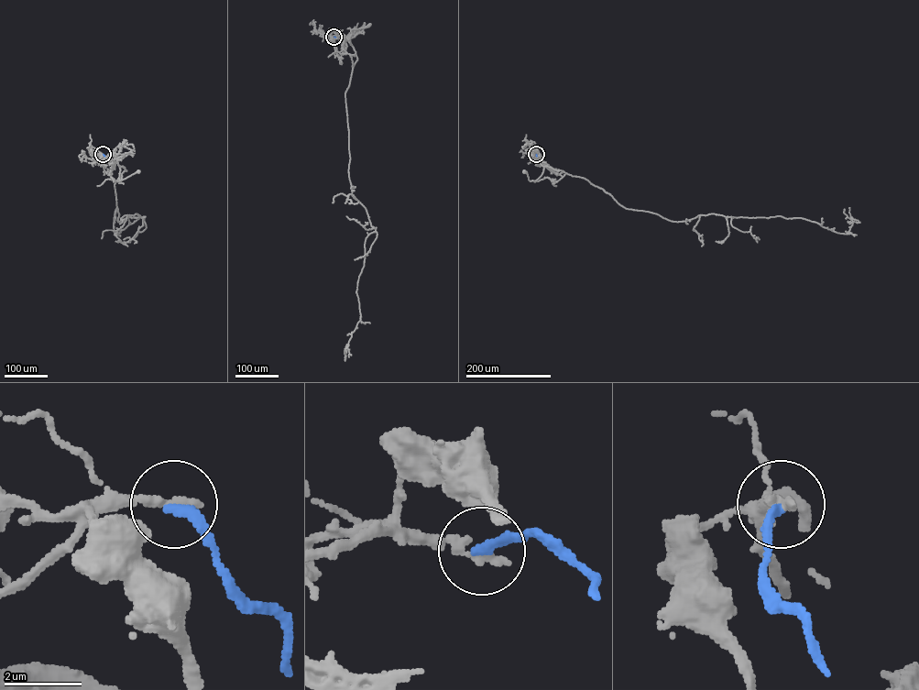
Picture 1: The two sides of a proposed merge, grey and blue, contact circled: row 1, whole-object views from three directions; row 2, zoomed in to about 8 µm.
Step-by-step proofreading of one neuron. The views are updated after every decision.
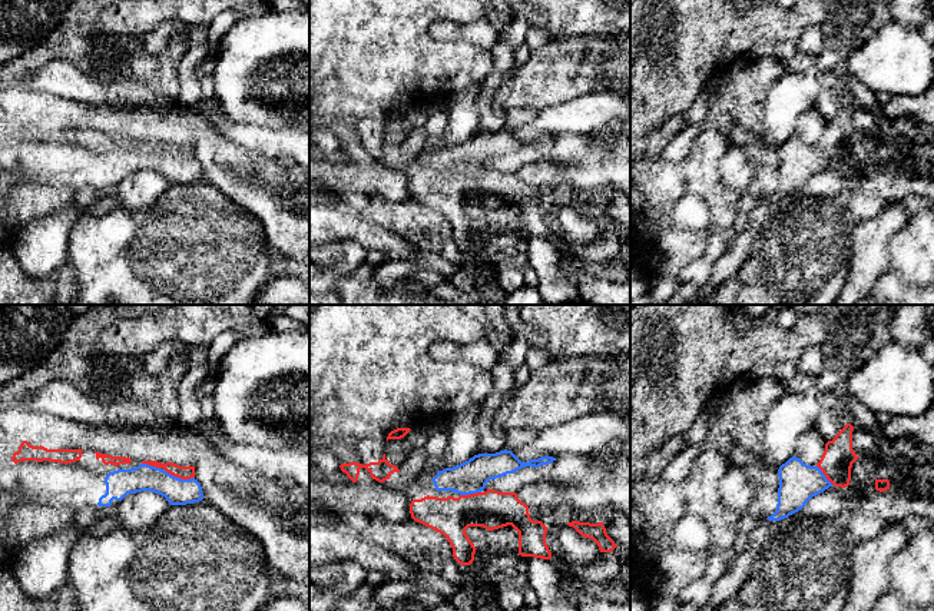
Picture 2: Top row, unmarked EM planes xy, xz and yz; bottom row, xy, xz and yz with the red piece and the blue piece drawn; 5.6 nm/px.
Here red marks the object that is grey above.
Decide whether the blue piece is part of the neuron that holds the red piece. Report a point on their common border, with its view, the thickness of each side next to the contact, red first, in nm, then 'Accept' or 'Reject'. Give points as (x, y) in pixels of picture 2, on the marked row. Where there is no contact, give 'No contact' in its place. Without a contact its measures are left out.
Touches red at xy (179, 477). Thickness 80 nm (red) against 150 nm. Accept

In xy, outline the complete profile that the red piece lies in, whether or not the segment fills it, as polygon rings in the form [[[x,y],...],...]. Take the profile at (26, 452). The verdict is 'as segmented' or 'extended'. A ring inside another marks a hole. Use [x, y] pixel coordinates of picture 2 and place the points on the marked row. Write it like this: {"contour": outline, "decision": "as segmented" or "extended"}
{"contour": [[[23,441],[19,451],[13,454],[11,461],[14,464],[21,461],[50,461],[60,464],[70,464],[80,461],[83,449],[47,449],[44,446],[33,446],[27,441]]], "decision": "as segmented"}

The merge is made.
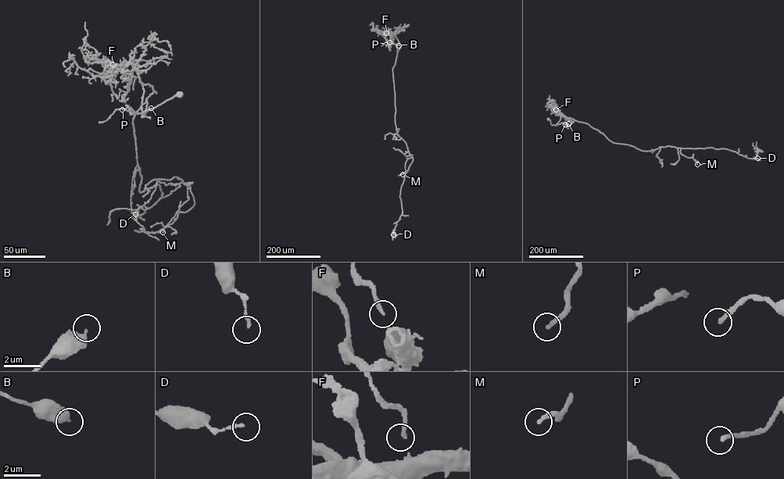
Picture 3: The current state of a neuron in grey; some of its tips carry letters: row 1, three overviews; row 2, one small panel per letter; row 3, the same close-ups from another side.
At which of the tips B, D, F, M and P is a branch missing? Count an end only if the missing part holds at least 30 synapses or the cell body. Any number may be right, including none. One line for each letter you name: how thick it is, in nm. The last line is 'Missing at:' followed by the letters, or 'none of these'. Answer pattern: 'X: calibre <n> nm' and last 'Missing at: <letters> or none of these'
M: calibre 220 nm
Missing at: M

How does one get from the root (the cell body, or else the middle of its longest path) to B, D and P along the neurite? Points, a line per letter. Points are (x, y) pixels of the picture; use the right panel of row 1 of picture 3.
B: (548, 119), (552, 125), (559, 122), (560, 116), (575, 120), (568, 123)
D: (548, 119), (552, 125), (560, 116), (585, 123), (613, 142), (643, 151), (668, 146), (712, 147), (757, 158)
P: (548, 119), (552, 125), (559, 122), (560, 116), (575, 120), (569, 125), (565, 124)

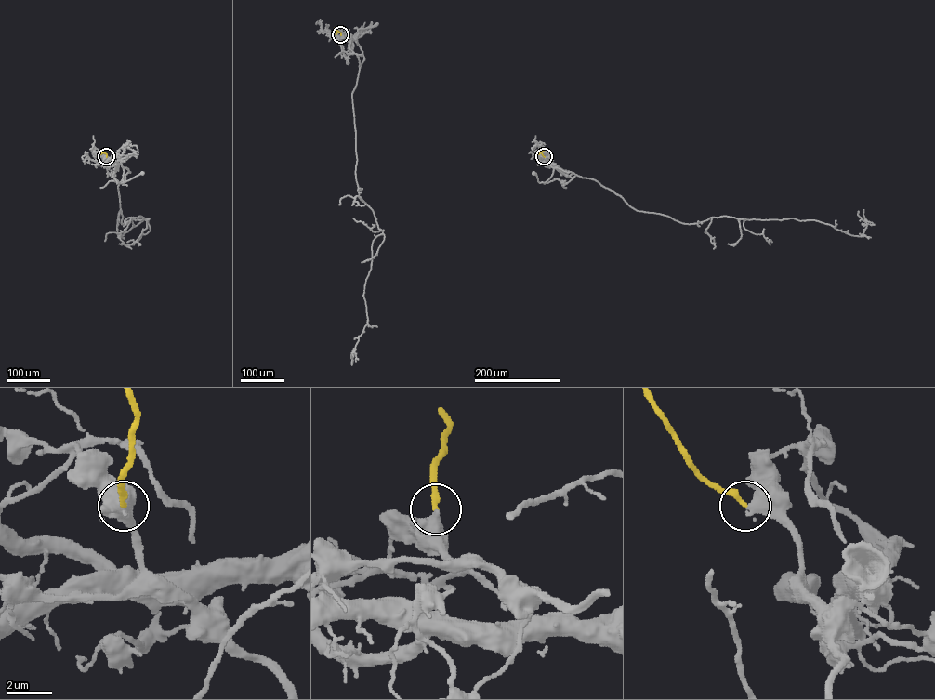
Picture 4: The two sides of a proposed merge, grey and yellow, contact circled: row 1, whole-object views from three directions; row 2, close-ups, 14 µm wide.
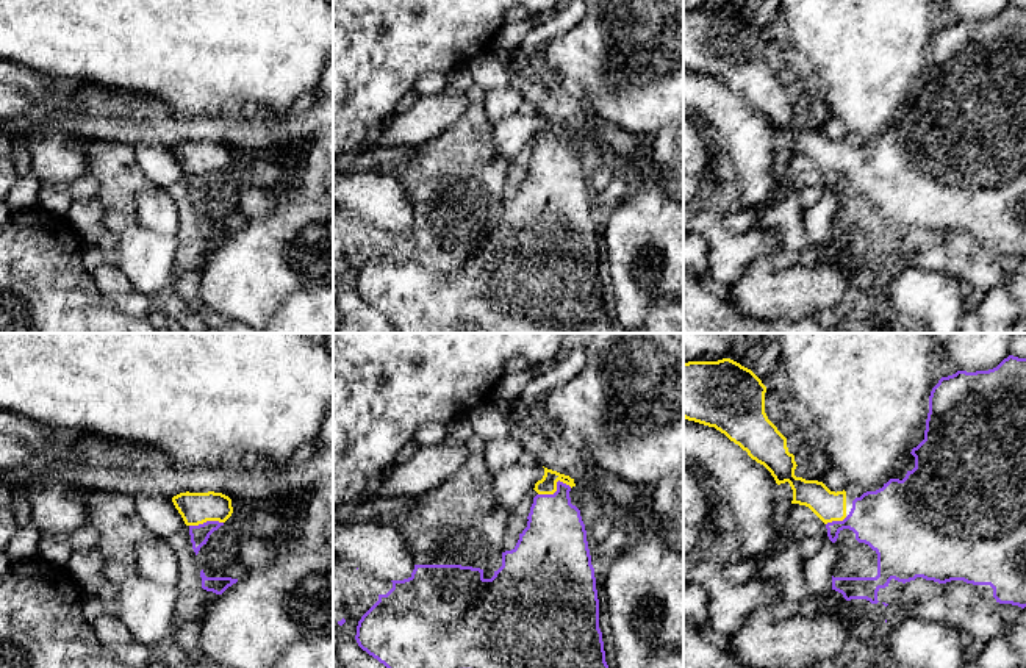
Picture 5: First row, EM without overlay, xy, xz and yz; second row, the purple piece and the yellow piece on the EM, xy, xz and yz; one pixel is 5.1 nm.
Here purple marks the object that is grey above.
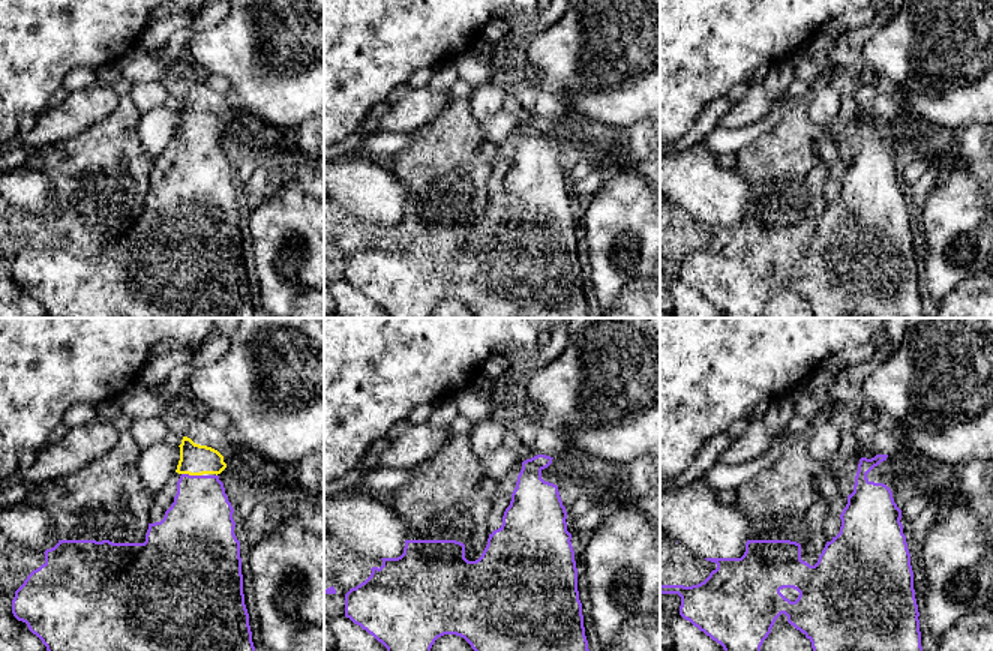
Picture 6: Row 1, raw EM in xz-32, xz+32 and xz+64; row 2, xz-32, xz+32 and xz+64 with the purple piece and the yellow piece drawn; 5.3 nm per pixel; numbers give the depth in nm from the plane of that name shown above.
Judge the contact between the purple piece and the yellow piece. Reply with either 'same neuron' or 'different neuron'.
same neuron

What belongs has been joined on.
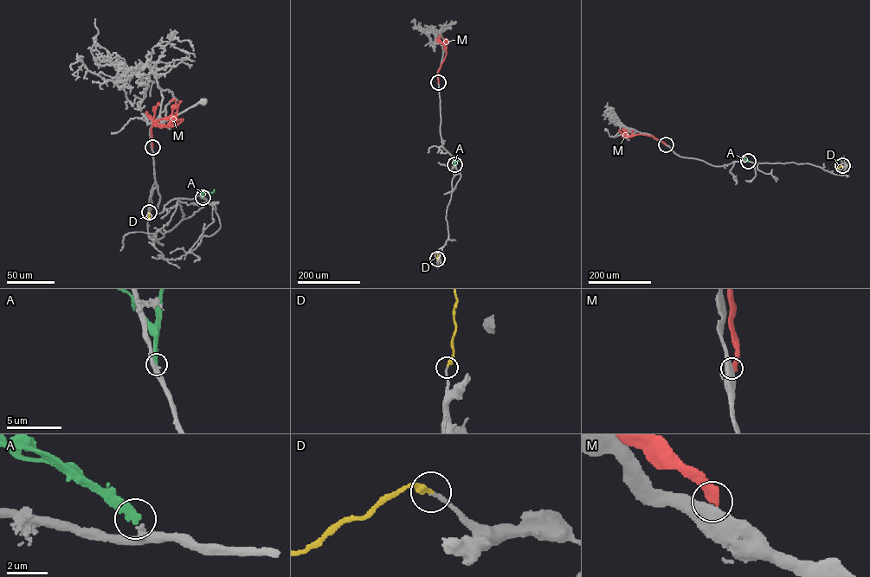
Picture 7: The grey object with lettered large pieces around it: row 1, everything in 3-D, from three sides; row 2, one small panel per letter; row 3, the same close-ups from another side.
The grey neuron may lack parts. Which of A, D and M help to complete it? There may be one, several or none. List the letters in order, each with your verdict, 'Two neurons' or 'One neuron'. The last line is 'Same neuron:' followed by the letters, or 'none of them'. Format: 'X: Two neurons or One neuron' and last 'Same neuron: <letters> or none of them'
A: Two neurons
D: One neuron
M: Two neurons
Same neuron: D

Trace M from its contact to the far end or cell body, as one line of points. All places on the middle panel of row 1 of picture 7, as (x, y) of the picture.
M: (438, 82), (438, 72), (446, 54), (446, 46), (439, 41), (441, 35)

